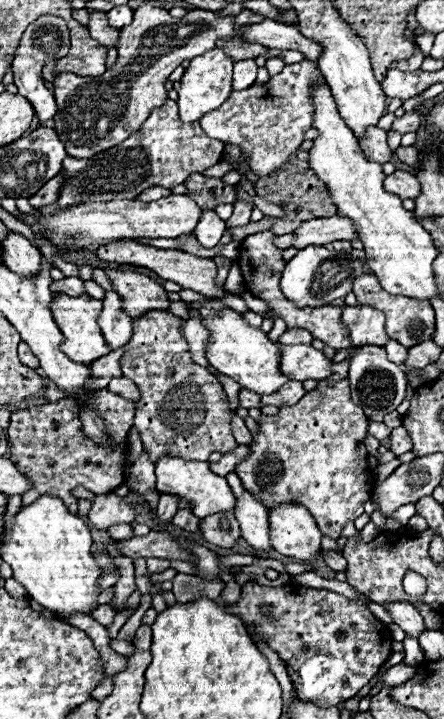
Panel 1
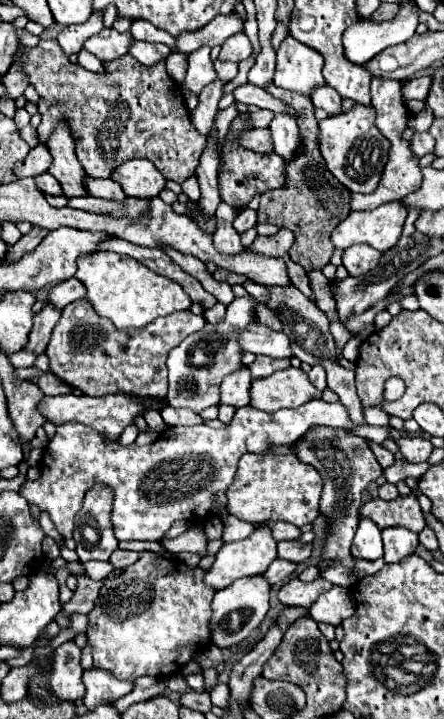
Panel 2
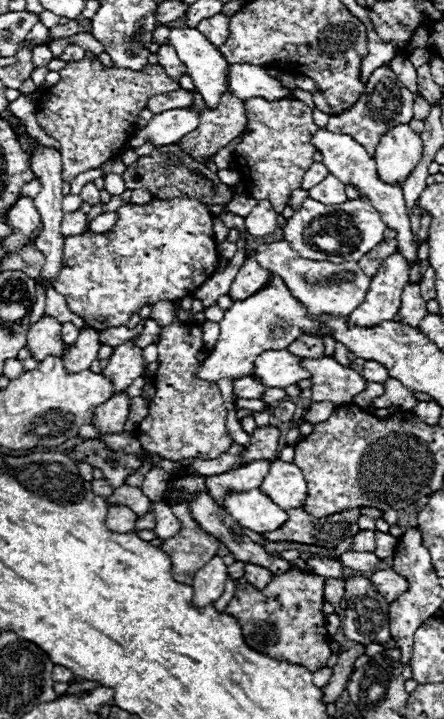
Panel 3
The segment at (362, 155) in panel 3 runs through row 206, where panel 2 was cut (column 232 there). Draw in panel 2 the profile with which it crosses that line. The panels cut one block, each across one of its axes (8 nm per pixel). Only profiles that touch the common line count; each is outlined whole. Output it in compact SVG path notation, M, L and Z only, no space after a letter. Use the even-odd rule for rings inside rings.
M242 368L226 376L220 386L220 392L222 392L220 404L228 404L234 408L248 406L250 404L250 370Z

